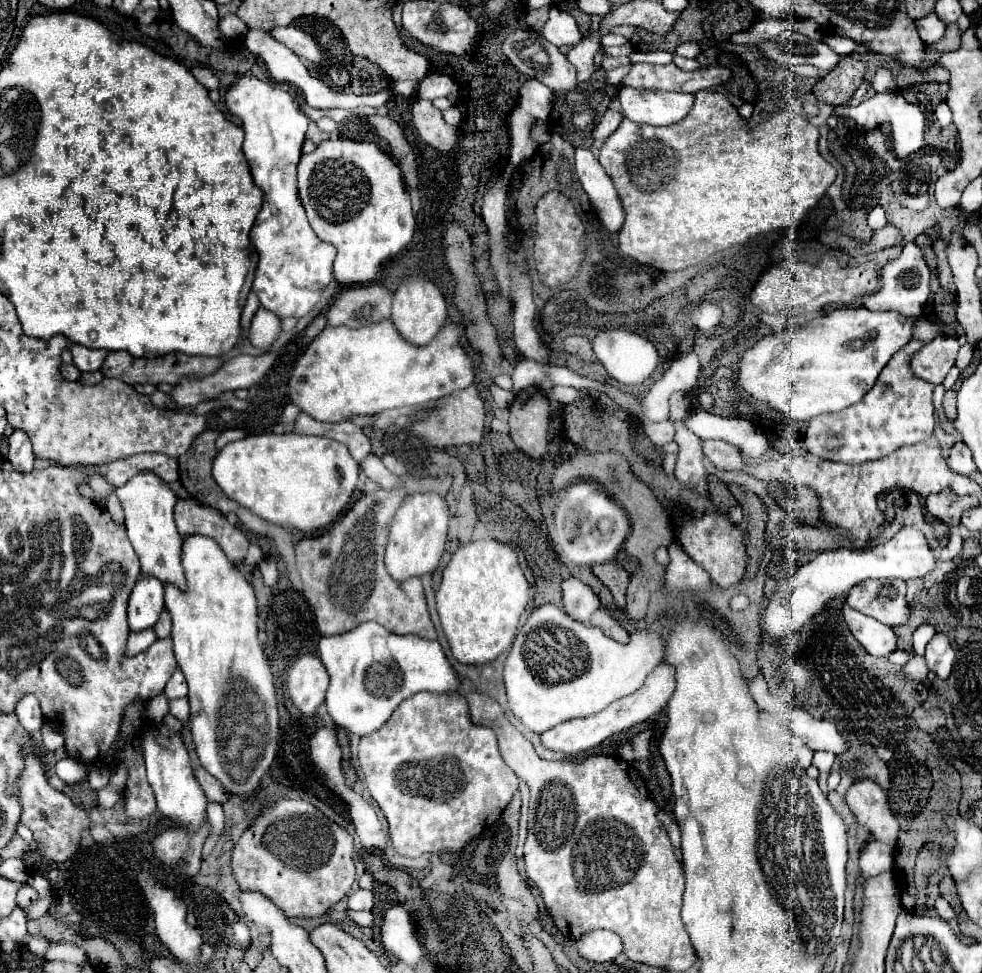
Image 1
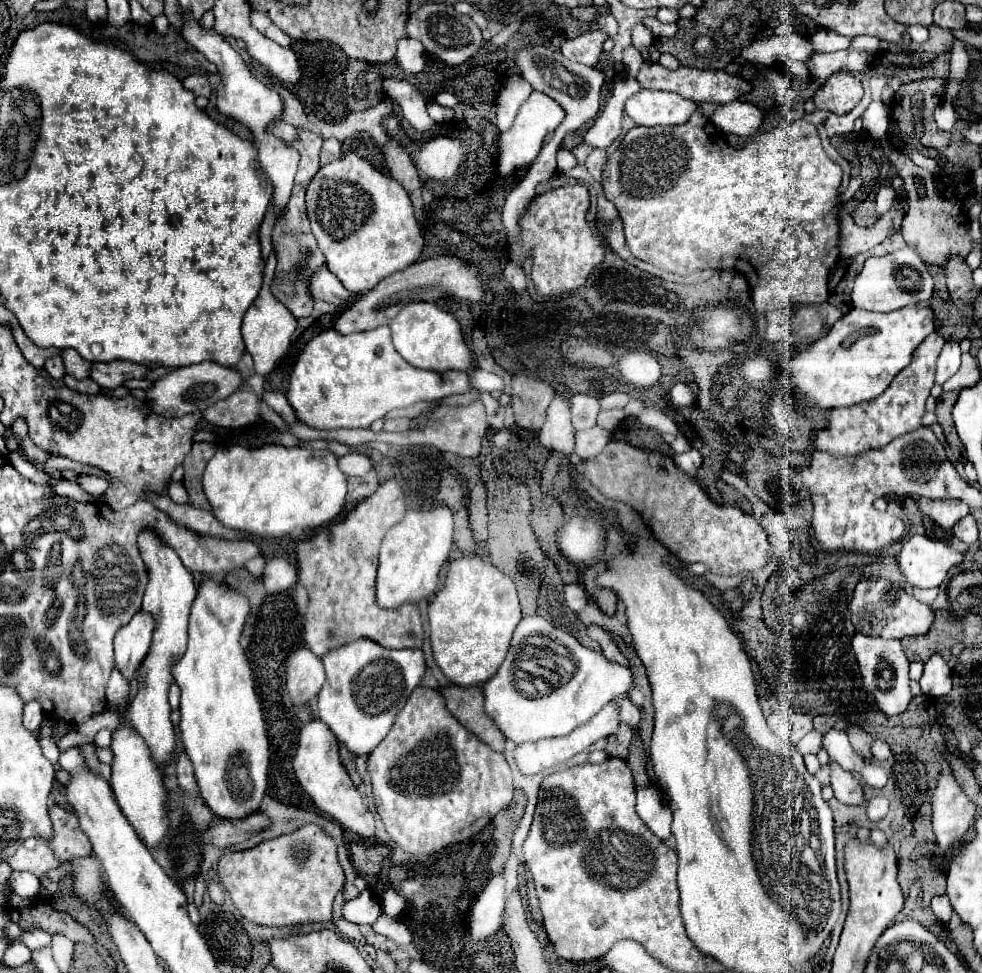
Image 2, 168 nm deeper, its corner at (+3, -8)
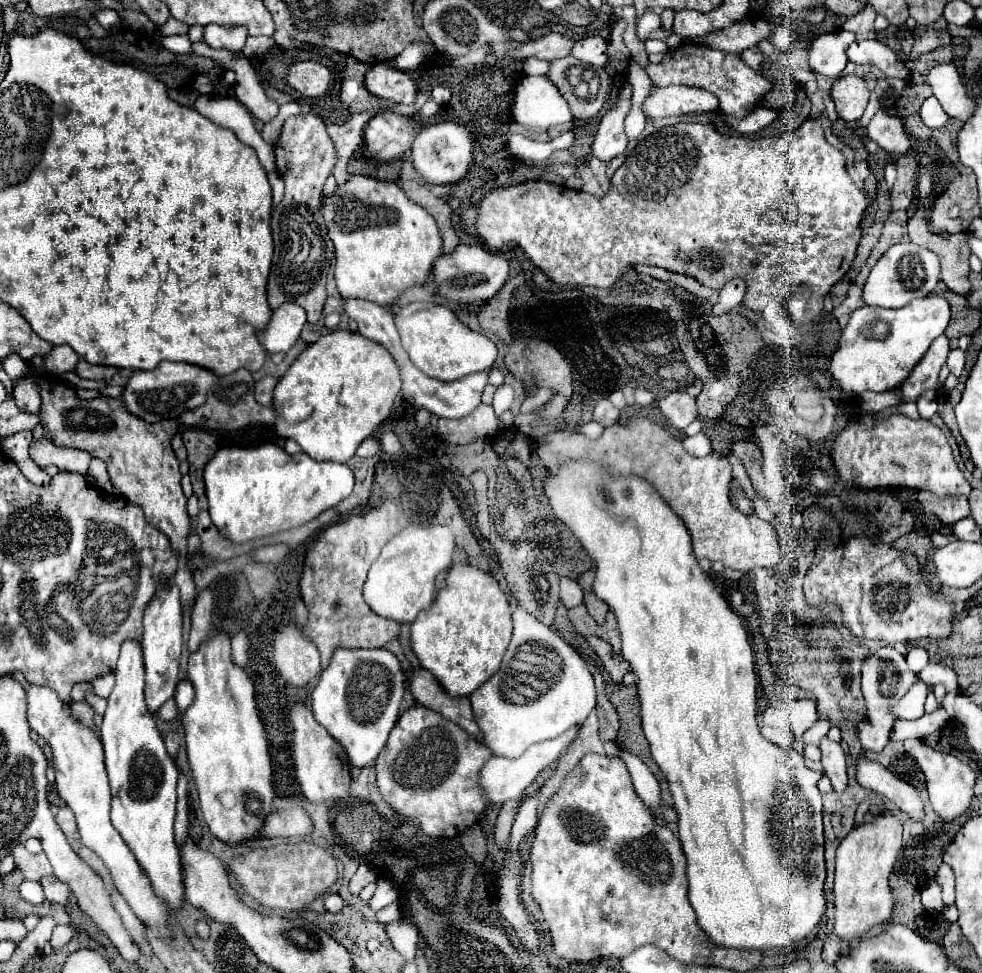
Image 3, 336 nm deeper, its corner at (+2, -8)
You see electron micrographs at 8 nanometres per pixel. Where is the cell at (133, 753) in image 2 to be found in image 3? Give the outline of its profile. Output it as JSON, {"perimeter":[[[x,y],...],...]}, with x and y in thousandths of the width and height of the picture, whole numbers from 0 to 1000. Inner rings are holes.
{"perimeter":[[[126,660],[116,695],[118,705],[110,717],[110,728],[102,746],[114,810],[112,843],[153,902],[157,917],[175,937],[181,937],[189,929],[185,888],[177,863],[181,789],[171,777],[167,761],[159,748],[159,738],[147,721],[147,682],[141,660]]]}

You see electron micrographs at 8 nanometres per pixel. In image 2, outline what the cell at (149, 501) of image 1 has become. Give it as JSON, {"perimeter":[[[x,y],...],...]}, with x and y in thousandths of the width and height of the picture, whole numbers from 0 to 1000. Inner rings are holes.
{"perimeter":[[[148,541],[140,549],[140,561],[142,561],[142,569],[146,573],[146,580],[150,582],[150,592],[152,592],[152,600],[150,600],[148,613],[146,613],[146,627],[156,631],[158,652],[156,652],[154,668],[146,680],[146,687],[144,687],[142,711],[140,711],[137,719],[133,721],[133,728],[129,732],[129,742],[148,761],[158,787],[162,787],[162,791],[166,793],[170,789],[170,785],[178,779],[178,750],[176,750],[176,744],[172,738],[174,726],[170,721],[170,709],[176,701],[172,684],[182,672],[186,672],[186,666],[190,664],[192,629],[195,629],[195,621],[199,617],[201,604],[199,604],[197,590],[186,582],[182,571],[162,553],[162,549],[156,543]],[[142,732],[146,734],[144,736],[146,738],[144,750],[140,748]]]}

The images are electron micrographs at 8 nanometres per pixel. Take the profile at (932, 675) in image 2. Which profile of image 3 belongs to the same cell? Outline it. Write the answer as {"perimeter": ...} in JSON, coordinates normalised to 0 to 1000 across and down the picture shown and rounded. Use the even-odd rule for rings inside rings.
{"perimeter":[[[945,680],[937,691],[935,691],[935,697],[945,705],[953,705],[953,703],[963,703],[963,709],[974,709],[976,707],[976,701],[974,701],[974,693],[965,687],[965,684],[959,684],[955,680]]]}

